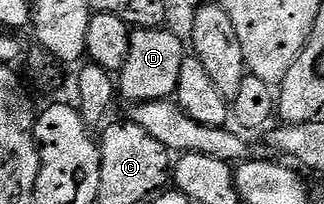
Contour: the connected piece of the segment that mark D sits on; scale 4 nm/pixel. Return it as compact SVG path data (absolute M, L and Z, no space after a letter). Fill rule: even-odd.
M164 26L138 27L130 34L127 61L119 73L119 95L126 99L126 104L136 105L176 96L179 69L183 69L187 47L181 44L175 32L165 30Z

